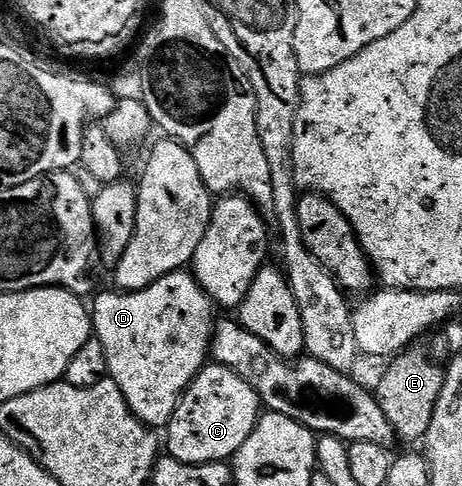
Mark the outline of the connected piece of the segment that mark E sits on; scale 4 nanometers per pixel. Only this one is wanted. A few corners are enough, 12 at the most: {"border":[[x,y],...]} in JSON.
{"border":[[422,350],[389,363],[376,397],[399,439],[425,439],[446,371]]}

